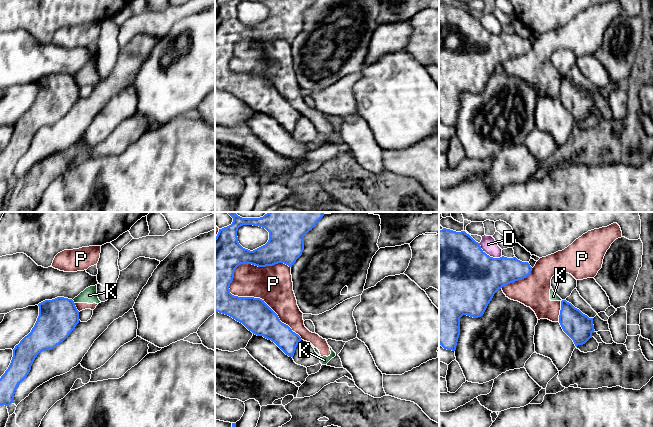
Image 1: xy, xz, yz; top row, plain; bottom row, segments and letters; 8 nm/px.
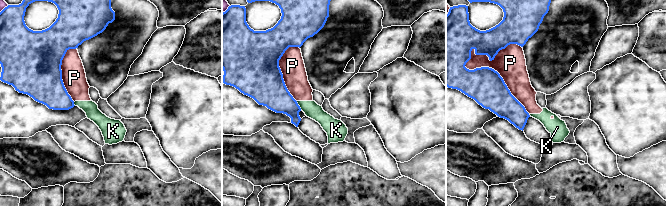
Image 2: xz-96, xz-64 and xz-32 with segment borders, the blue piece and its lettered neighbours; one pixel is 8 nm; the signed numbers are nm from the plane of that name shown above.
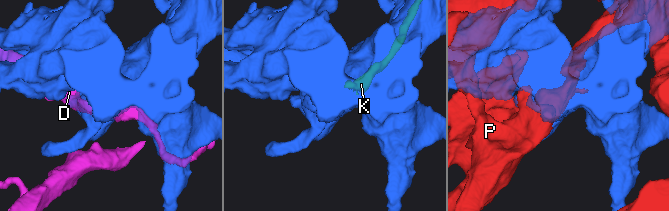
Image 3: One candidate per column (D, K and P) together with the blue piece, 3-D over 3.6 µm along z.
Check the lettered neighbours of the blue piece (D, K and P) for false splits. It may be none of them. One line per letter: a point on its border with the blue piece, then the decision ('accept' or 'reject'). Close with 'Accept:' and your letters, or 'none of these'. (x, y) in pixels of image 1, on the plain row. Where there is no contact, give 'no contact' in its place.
D: contact yz (488, 31); reject
K: contact xy (73, 78); reject
P: contact xz (253, 73); reject
Accept: none of these

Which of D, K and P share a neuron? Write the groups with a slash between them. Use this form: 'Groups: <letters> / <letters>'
Groups: D / K P

